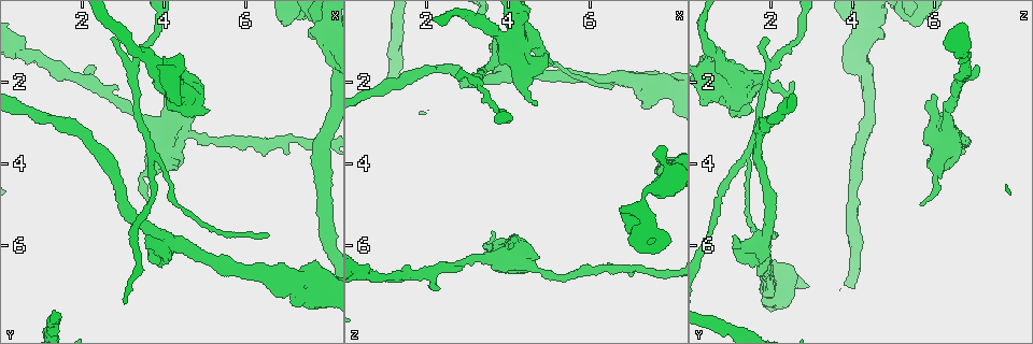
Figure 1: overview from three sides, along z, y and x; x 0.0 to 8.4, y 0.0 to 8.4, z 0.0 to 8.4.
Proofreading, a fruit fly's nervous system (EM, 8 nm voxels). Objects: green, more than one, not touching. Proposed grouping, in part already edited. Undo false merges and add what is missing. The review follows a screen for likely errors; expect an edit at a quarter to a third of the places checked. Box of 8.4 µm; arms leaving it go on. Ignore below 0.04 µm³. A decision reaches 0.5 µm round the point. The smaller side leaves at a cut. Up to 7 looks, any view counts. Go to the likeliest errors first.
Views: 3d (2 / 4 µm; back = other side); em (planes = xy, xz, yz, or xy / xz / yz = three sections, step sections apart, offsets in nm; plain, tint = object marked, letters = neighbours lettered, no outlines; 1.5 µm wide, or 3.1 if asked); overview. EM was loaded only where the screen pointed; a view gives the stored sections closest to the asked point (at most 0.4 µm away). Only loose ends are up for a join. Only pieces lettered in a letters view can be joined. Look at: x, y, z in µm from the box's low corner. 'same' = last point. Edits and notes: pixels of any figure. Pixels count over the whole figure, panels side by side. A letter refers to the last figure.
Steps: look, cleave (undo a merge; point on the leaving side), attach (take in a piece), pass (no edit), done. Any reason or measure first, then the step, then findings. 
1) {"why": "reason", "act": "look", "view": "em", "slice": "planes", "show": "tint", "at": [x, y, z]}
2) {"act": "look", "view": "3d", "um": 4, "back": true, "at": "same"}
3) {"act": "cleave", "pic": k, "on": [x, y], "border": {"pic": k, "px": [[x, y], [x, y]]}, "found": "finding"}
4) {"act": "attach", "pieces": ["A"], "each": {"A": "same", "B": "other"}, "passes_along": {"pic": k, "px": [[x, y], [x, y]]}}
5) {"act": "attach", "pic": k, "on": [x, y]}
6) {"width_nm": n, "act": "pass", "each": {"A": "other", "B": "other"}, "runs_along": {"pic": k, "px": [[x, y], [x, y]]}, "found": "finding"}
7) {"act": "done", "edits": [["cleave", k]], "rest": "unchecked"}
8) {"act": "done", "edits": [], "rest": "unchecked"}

{"act": "look", "view": "3d", "um": 4, "at": [4.65, 2.00, 2.60]}

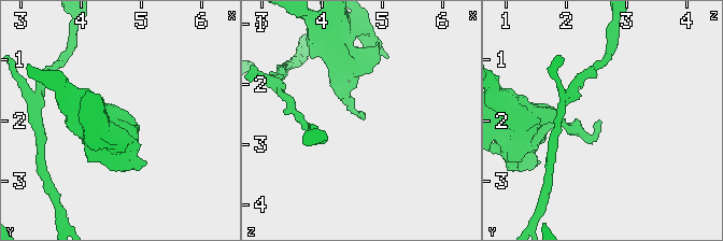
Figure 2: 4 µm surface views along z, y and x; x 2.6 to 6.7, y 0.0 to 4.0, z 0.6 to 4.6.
{"why": "need the tissue", "act": "look", "view": "em", "slice": "planes", "show": "letters", "at": [4.65, 2.00, 2.60]}

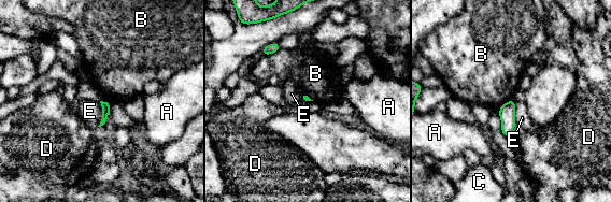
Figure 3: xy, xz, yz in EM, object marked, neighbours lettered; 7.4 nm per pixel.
{"act": "pass", "each": {"A": "other", "B": "other", "C": "other", "D": "other", "E": "other"}, "border": {"pic": 3, "px": [[100, 102], [101, 120], [97, 126]]}, "found": "no lettered piece goes on from it"}

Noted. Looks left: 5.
{"why": "free end", "act": "look", "view": "em", "slice": "planes", "show": "letters", "at": [3.60, 5.75, 1.15]}

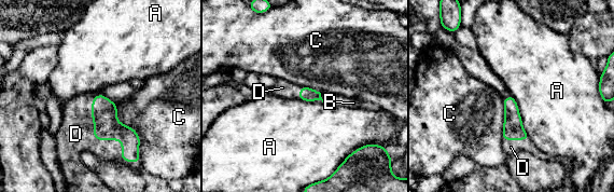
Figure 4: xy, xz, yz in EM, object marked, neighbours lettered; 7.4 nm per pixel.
{"longest_contact_nm": ["D", 600], "act": "attach", "pic": 4, "on": [75, 134], "each": {"A": "other", "B": "other", "C": "other", "D": "same"}, "found": "the neuron continues"}

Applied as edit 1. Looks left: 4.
{"act": "look", "view": "3d", "um": 4, "at": [5.15, 3.45, 6.75]}

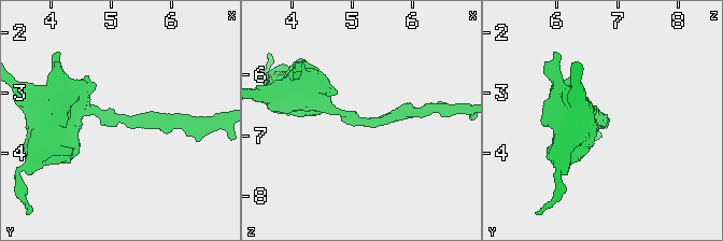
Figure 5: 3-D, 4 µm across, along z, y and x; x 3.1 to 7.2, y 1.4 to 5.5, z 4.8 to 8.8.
{"arm_widths_nm": [220, 260], "why": "need the tissue", "act": "look", "view": "em", "slice": "planes", "show": "letters", "at": [5.20, 3.40, 6.75]}

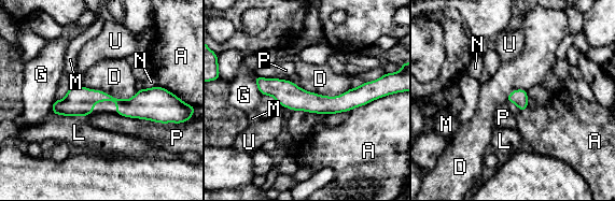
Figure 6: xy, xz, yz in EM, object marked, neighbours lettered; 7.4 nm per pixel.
{"act": "pass", "each": {"A": "other", "D": "other", "G": "other", "L": "other", "M": "other", "N": "other", "P": "other", "U": "other"}, "border": {"pic": 6, "px": [[83, 85], [122, 99], [138, 90]]}, "found": "continuous, no second neuron"}

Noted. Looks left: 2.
{"act": "done", "edits": [["attach", 4]], "rest": "unchecked"}

